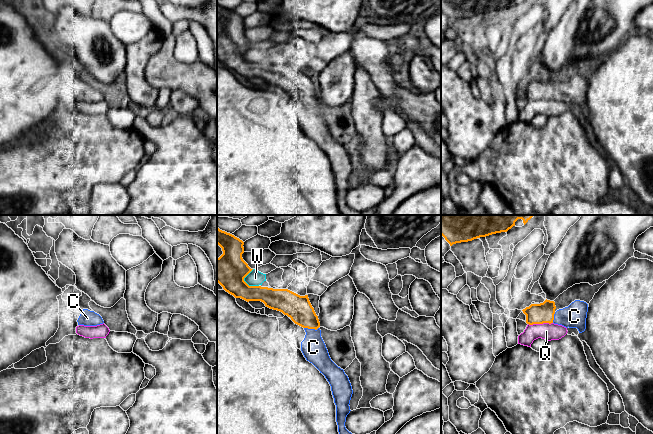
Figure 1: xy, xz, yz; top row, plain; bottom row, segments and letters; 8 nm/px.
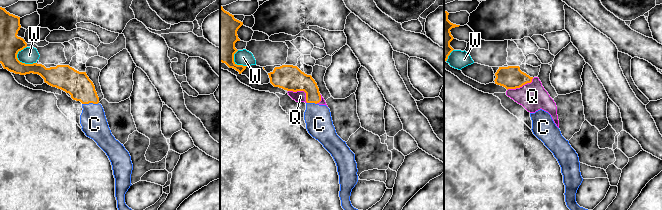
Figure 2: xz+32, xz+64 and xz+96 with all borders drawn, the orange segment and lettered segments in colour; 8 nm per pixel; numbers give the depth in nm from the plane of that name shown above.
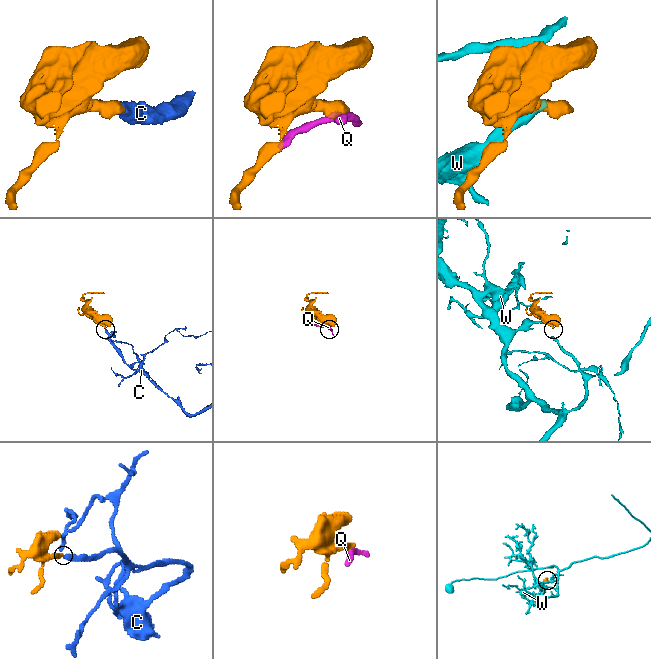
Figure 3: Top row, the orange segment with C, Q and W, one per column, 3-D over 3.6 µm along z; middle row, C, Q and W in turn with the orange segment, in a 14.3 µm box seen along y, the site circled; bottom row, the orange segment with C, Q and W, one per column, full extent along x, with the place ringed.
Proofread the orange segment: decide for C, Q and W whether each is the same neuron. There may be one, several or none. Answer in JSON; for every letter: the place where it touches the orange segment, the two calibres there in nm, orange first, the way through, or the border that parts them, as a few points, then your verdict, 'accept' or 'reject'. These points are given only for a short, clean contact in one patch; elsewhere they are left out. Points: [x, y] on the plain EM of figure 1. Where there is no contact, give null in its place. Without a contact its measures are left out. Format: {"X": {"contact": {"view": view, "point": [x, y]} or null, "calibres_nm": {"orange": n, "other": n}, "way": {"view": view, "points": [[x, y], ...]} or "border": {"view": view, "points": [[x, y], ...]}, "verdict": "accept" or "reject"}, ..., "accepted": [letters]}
{"C": {"contact": {"view": "xz", "point": [311, 104]}, "calibres_nm": {"orange": 200, "other": 190}, "verdict": "accept"}, "Q": {"contact": {"view": "yz", "point": [540, 99]}, "calibres_nm": {"orange": 160, "other": 130}, "verdict": "reject"}, "W": {"contact": {"view": "xz", "point": [245, 58]}, "calibres_nm": {"orange": 280, "other": 130}, "border": {"view": "xz", "points": [[253, 45], [244, 56], [249, 61], [258, 62]]}, "verdict": "reject"}, "accepted": ["C"]}

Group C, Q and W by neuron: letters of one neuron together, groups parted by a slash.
C / Q / W

